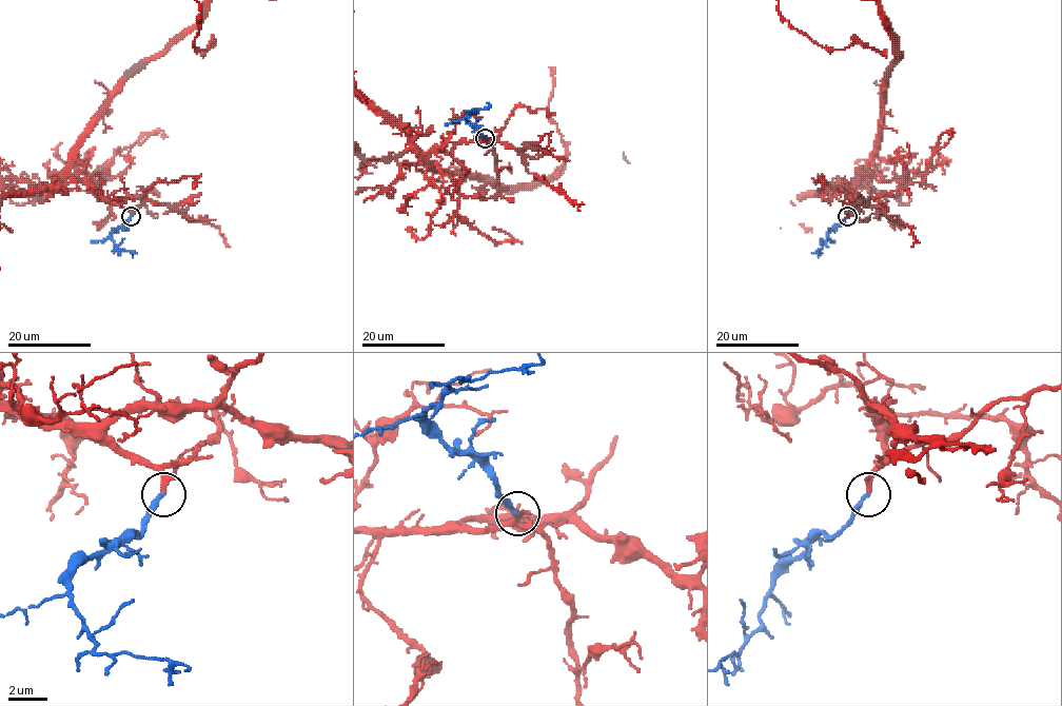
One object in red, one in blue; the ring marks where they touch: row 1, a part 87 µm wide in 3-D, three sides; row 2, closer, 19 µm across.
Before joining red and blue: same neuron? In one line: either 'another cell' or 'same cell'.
same cell

